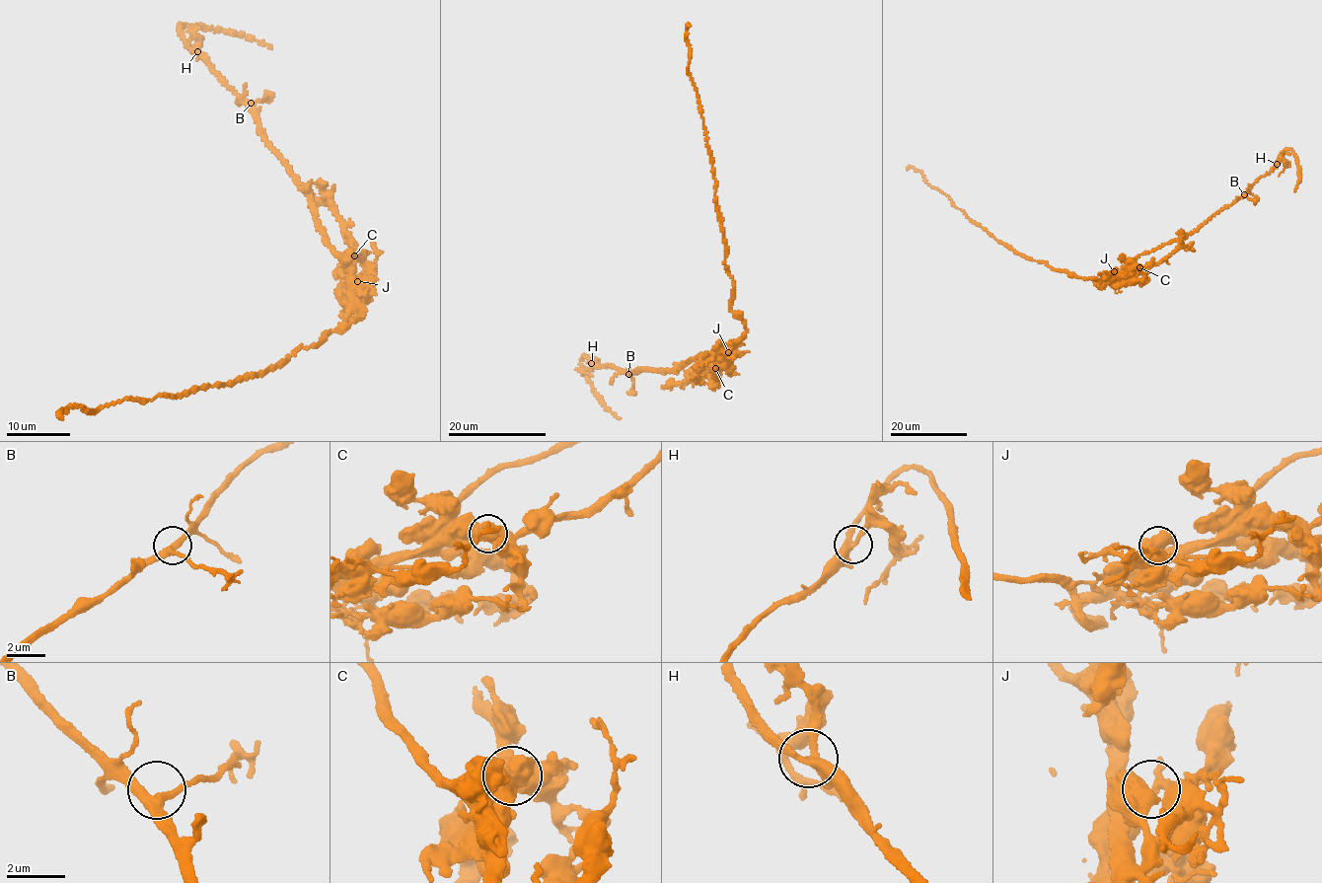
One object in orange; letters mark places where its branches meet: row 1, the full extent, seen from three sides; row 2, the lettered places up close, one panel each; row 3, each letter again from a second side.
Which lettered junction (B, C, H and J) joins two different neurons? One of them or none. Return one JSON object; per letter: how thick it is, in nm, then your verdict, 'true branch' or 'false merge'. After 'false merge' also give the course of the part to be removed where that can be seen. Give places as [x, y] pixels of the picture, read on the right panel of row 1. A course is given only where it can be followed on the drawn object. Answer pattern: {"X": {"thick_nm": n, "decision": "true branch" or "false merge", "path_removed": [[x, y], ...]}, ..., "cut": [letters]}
{"B": {"thick_nm": 320, "decision": "true branch"}, "C": {"thick_nm": 800, "decision": "true branch"}, "H": {"thick_nm": 280, "decision": "true branch"}, "J": {"thick_nm": 550, "decision": "true branch"}, "cut": []}

